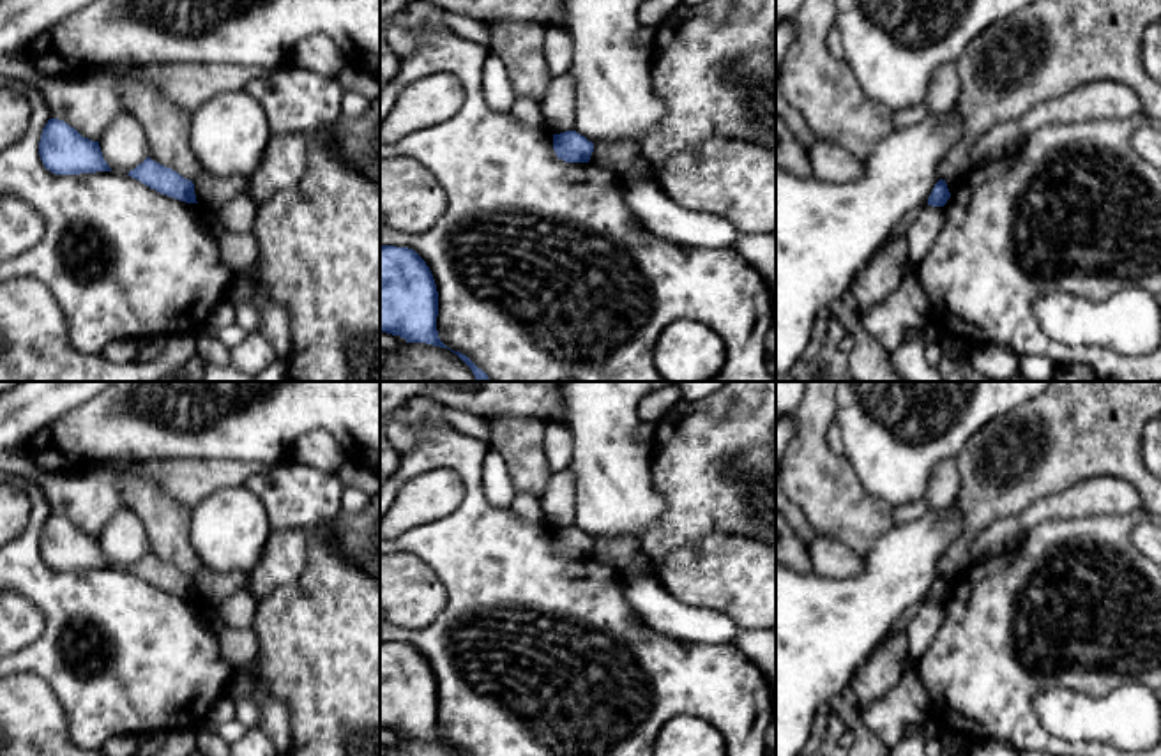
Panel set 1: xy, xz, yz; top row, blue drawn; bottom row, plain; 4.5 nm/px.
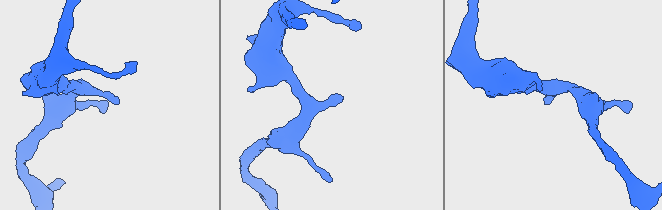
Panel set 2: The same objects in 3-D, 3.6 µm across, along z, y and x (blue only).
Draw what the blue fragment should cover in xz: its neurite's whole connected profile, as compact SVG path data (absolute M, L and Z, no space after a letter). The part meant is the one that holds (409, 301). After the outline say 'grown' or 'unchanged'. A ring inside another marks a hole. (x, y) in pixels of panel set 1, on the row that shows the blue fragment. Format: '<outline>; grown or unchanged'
M380 246L380 330L406 343L447 348L436 330L438 291L426 261L408 247Z; unchanged

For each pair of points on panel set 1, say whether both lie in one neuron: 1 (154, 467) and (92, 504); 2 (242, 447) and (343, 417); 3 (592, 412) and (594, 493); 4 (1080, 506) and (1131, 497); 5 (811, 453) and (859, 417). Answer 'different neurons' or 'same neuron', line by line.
1: same neuron
2: same neuron
3: same neuron
4: same neuron
5: different neurons

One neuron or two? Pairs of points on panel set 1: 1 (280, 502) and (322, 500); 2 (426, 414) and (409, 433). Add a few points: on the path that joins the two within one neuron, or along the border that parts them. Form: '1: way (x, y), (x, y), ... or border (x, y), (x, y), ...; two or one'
1: way (290, 500), (311, 500); one
2: way (421, 417), (410, 428); one

